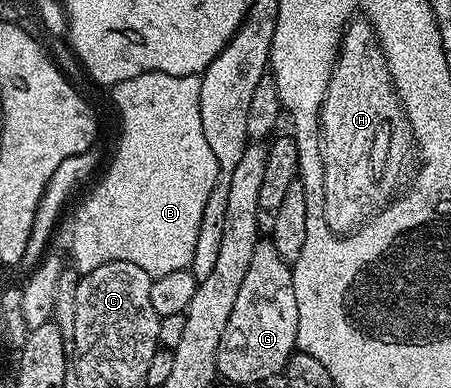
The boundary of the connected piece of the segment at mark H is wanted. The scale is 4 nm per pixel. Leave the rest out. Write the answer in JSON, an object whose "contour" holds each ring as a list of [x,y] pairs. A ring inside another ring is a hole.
{"contour":[[[349,21],[343,27],[342,37],[338,47],[338,53],[335,55],[336,63],[331,63],[330,73],[327,75],[327,86],[324,92],[324,102],[320,105],[320,149],[318,156],[322,160],[322,192],[324,193],[324,218],[328,222],[329,228],[333,234],[347,236],[354,230],[360,229],[368,219],[379,214],[389,202],[392,201],[397,193],[396,185],[400,182],[400,173],[404,170],[404,165],[408,162],[408,157],[413,157],[414,143],[412,141],[412,130],[408,126],[408,117],[404,115],[404,109],[400,106],[400,95],[396,92],[394,79],[388,71],[388,55],[382,52],[380,47],[380,39],[377,31],[373,30],[371,21],[364,22]],[[388,126],[392,126],[392,130],[396,134],[392,134],[388,138]]]}

